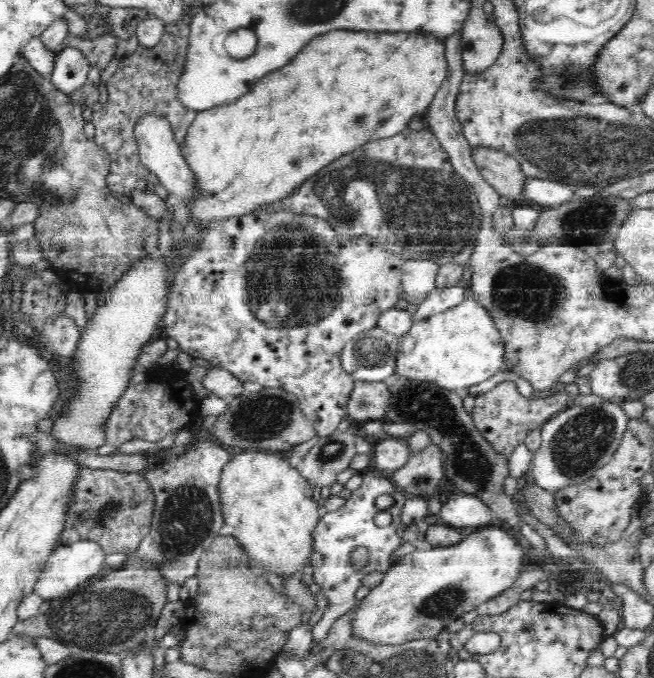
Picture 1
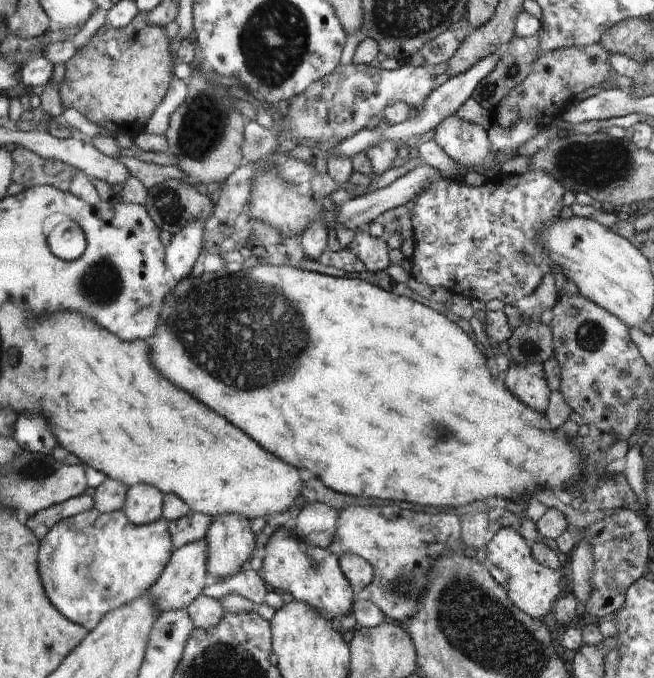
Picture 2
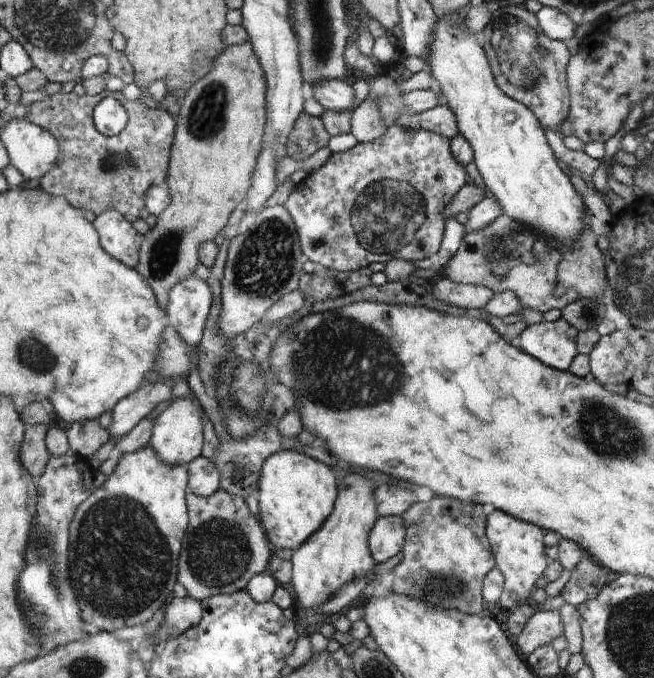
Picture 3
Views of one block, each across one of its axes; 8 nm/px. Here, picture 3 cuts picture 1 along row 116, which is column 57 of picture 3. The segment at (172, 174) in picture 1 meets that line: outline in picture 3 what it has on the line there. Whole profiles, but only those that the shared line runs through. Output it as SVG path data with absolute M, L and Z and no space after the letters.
M13 118L11 123L1 132L2 140L10 153L13 166L15 166L26 180L40 180L52 167L57 165L59 157L58 141L45 128L31 123L27 118L17 120Z

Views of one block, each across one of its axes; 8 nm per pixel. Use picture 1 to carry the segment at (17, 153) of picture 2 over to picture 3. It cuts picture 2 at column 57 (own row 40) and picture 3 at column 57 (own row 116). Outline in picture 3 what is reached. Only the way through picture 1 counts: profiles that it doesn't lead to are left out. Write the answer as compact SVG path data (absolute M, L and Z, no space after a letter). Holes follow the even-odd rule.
M104 89L97 95L76 95L74 92L60 91L48 95L42 101L29 104L29 114L26 117L31 123L50 131L58 141L59 157L57 165L52 167L40 180L38 186L50 196L61 196L80 210L90 210L96 216L107 210L118 211L128 222L134 222L144 208L144 194L154 185L163 186L168 177L169 160L172 156L173 140L176 136L177 121L165 108L149 107L145 103L129 101L122 91L107 91ZM108 95L122 101L127 112L127 125L122 132L114 136L104 136L96 130L93 123L93 110L96 104Z

